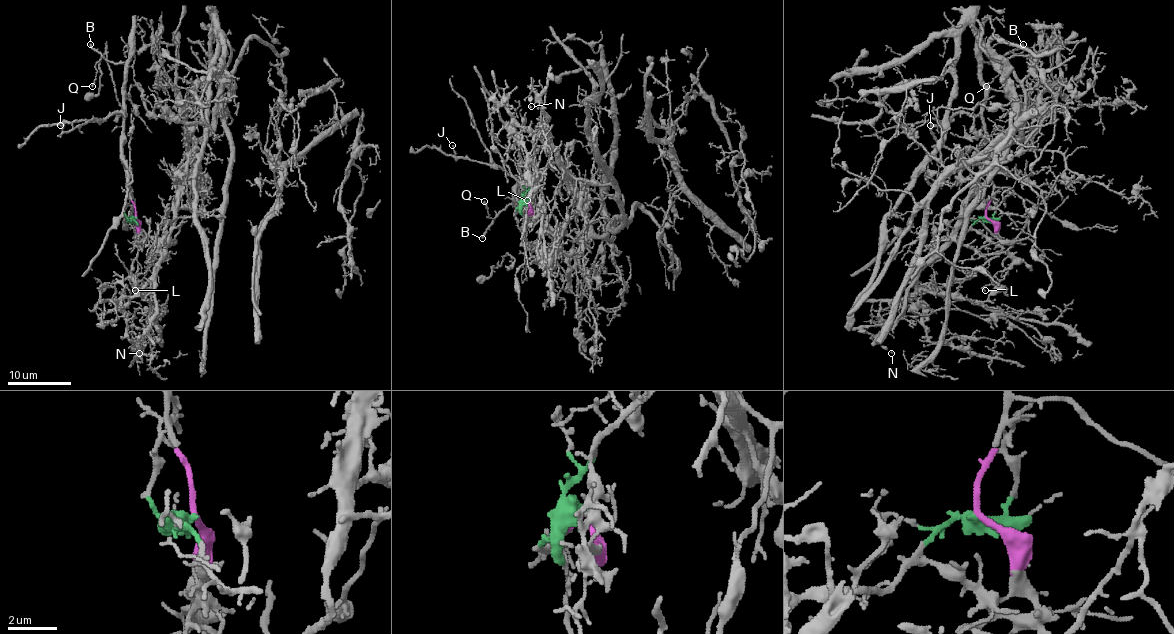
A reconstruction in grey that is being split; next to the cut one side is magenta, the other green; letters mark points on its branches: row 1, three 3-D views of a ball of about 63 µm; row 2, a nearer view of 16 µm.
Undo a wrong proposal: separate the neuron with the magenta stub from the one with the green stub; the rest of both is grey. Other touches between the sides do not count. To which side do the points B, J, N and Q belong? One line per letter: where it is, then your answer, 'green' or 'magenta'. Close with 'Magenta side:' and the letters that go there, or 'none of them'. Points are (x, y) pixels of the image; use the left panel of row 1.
B: place (90, 44); magenta
J: place (60, 125); magenta
N: place (139, 353); green
Q: place (92, 86); magenta
Magenta side: B, J, Q

